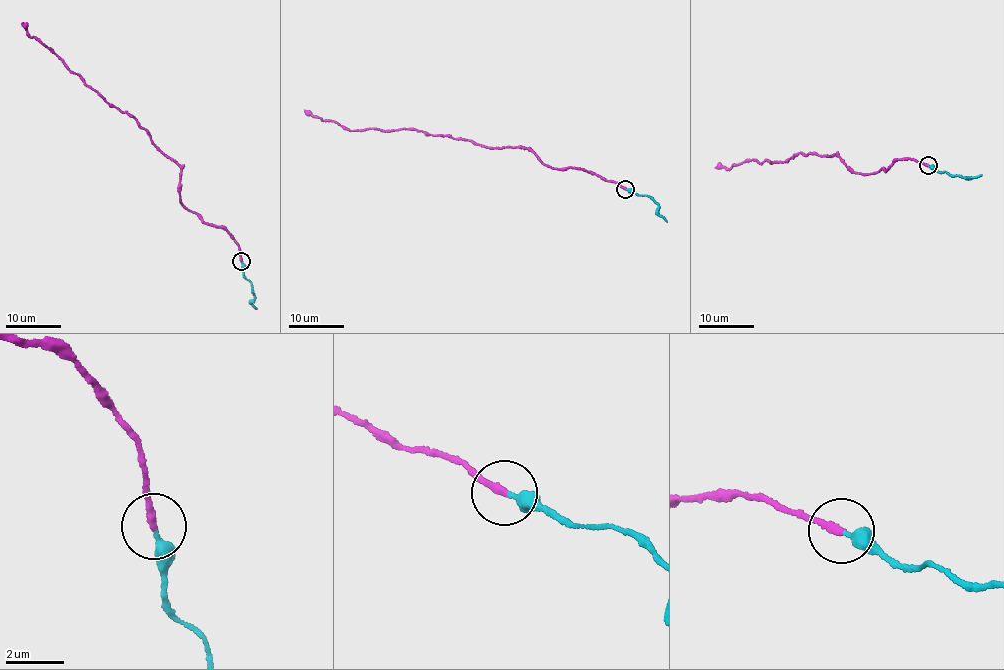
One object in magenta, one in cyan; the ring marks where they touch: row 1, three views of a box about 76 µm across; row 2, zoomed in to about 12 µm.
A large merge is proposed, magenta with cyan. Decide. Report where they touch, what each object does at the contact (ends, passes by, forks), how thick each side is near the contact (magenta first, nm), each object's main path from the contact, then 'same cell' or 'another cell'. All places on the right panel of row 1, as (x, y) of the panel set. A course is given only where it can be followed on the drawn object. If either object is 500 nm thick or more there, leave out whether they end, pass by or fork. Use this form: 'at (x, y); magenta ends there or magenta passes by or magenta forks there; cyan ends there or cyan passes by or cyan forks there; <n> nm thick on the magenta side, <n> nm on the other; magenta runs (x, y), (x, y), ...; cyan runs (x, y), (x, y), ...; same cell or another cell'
at (928, 165); magenta ends there; cyan ends there; 280 nm thick on the magenta side, 360 nm on the other; magenta runs (928, 165), (898, 160), (875, 174), (853, 171), (836, 155), (798, 152), (787, 162), (715, 167); cyan runs (928, 166), (960, 177), (981, 174); same cell

